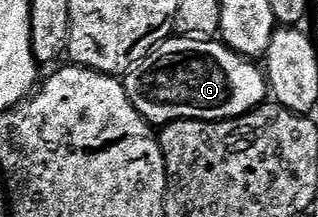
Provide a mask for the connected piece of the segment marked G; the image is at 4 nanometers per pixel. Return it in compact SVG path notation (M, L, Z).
M173 36L137 62L123 79L130 104L153 127L193 118L199 122L221 122L249 114L269 97L268 80L255 61L235 54L220 40Z

